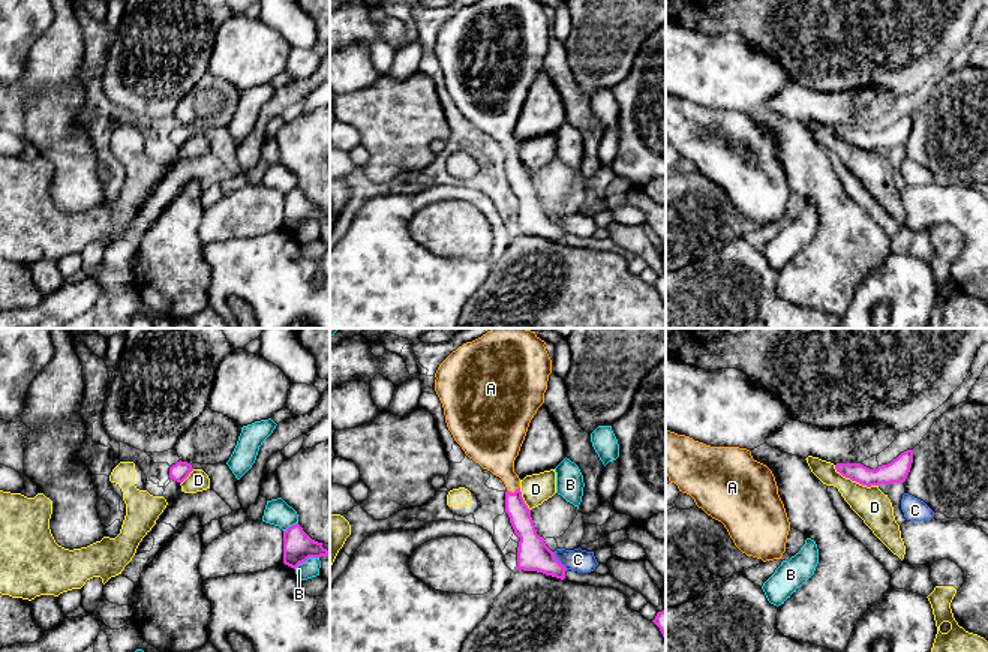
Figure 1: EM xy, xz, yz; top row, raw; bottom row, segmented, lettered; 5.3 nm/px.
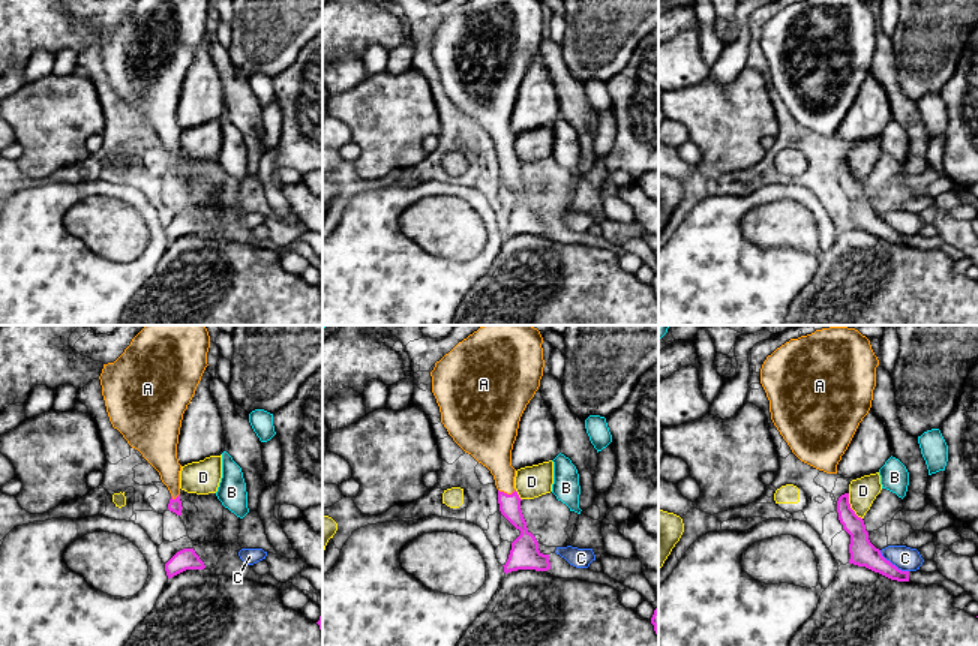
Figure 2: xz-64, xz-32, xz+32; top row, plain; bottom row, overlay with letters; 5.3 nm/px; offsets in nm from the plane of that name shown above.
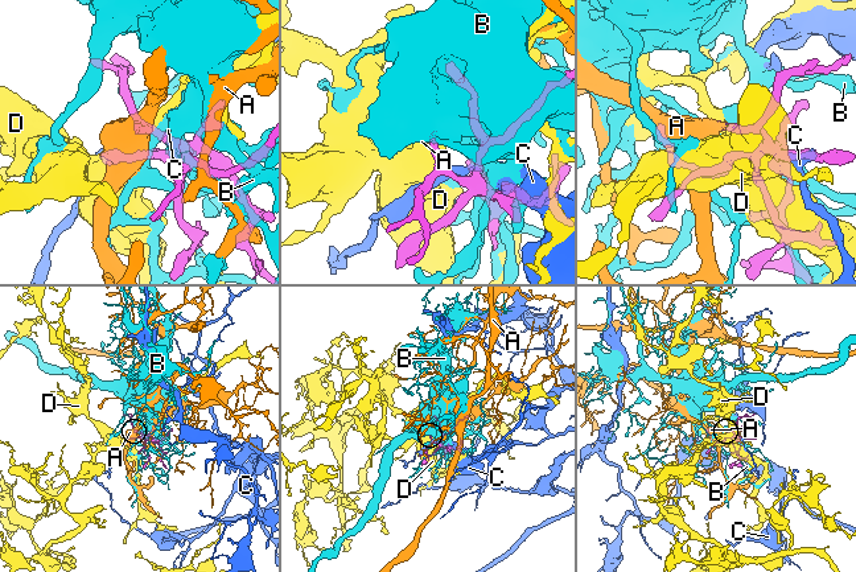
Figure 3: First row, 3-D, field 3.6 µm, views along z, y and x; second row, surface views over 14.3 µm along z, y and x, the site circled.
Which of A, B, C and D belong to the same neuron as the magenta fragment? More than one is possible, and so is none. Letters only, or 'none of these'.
A

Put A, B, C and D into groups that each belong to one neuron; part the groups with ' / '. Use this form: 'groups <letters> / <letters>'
groups A / B / C / D

